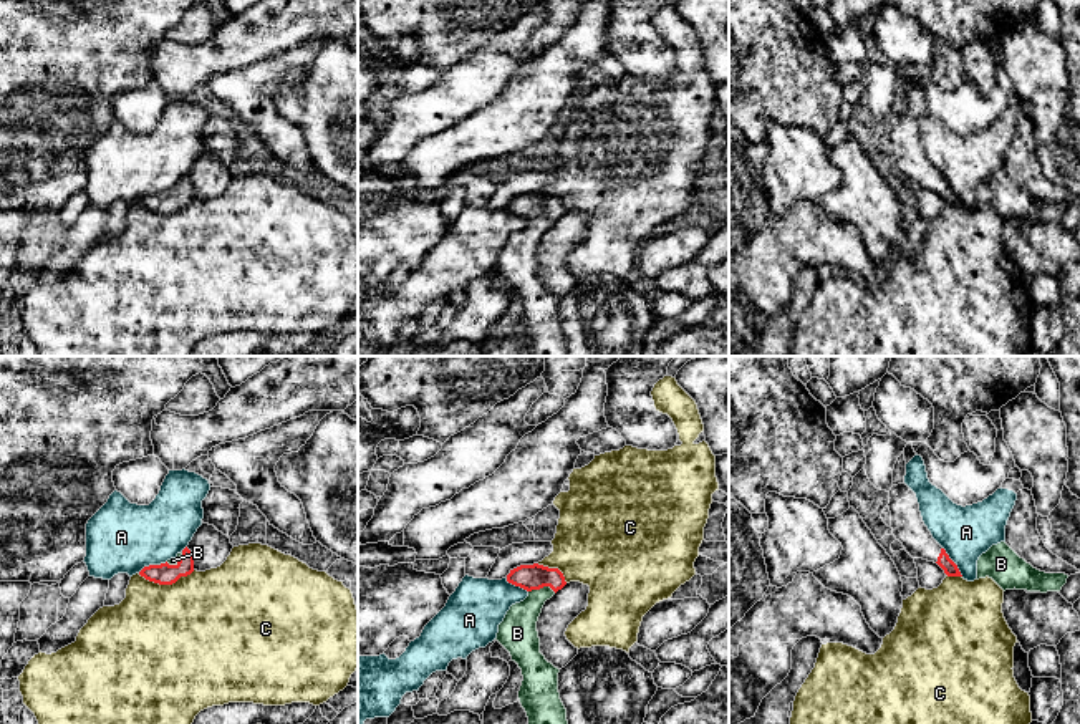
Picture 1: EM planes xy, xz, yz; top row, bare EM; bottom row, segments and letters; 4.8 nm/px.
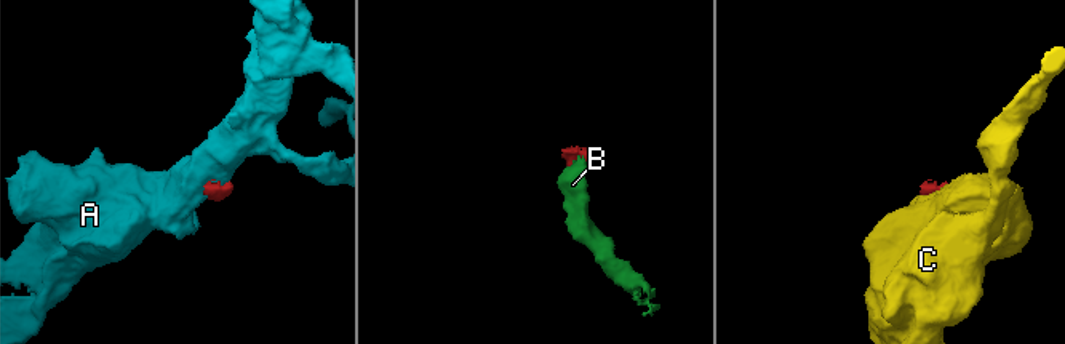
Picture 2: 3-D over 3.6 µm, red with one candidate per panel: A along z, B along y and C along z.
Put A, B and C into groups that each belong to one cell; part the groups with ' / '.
A / B / C

